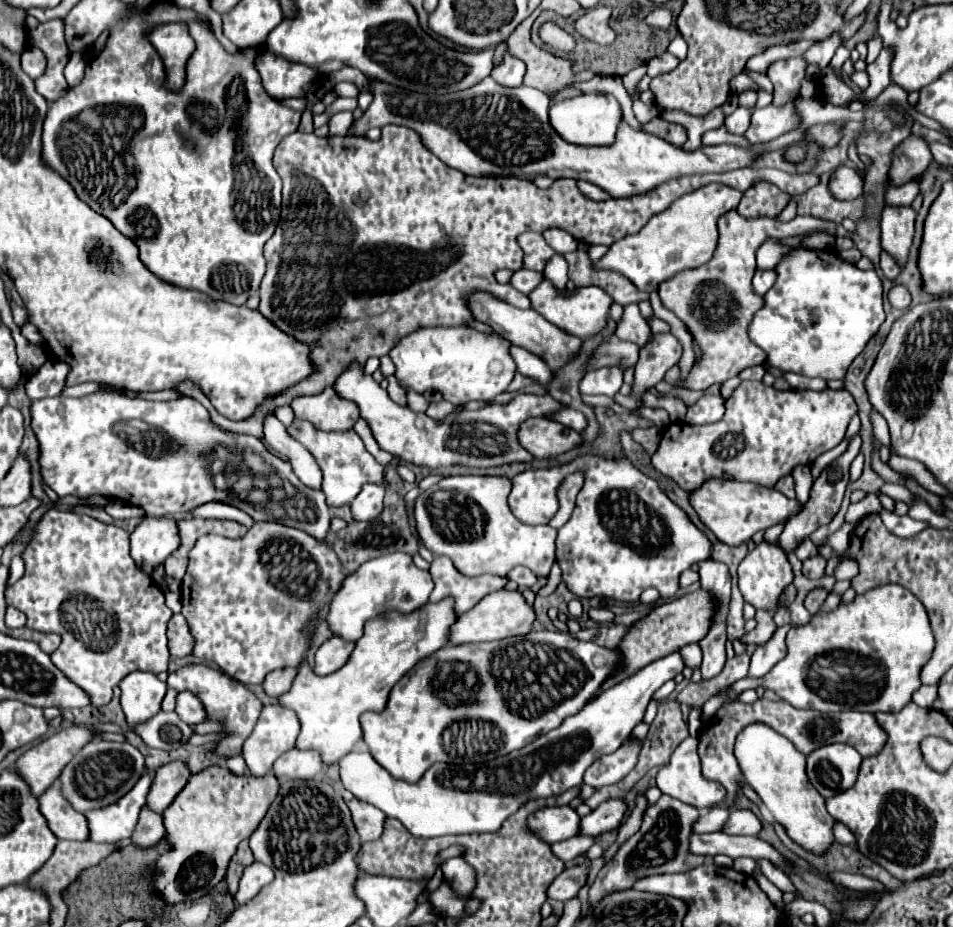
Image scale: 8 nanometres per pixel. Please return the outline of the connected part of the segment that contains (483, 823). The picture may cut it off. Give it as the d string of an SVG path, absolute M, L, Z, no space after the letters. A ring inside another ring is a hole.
M678 652L668 654L642 670L638 670L634 676L618 682L616 686L608 688L602 692L598 698L588 702L580 714L574 714L572 718L566 718L556 730L550 730L548 734L538 736L534 742L528 746L510 752L506 756L482 762L482 764L444 764L436 762L432 764L426 774L416 782L408 784L404 780L394 778L388 770L384 770L368 752L350 752L340 760L340 778L346 790L350 790L356 798L380 808L386 816L398 818L412 836L422 836L422 838L436 838L436 836L446 836L446 834L472 834L472 832L496 832L502 822L514 814L522 804L528 800L536 798L548 798L548 796L558 796L564 790L572 786L580 786L586 768L600 758L602 754L610 754L620 748L624 738L634 730L638 722L642 722L644 712L648 702L652 700L652 694L668 680L672 680L676 674L680 674L684 668L682 658Z

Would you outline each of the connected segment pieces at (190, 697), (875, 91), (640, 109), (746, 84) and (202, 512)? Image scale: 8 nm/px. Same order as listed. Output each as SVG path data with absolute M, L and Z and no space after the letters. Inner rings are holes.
M180 692L176 696L176 714L186 724L206 722L206 712L202 708L202 702L192 692Z
M886 46L886 48L880 52L878 60L872 62L872 64L866 68L866 72L870 74L870 86L862 92L864 98L868 98L868 100L870 100L870 98L876 98L884 88L890 86L890 64L892 64L892 48Z
M637 100L632 106L636 119L641 124L646 124L658 115L658 111L653 104L645 104L641 100Z
M738 74L736 78L732 78L730 88L732 88L732 92L742 92L742 90L746 90L746 88L754 88L754 90L758 90L758 86L756 86L748 76L744 76L744 74Z
M208 502L204 506L198 506L196 510L190 510L192 516L198 516L198 518L222 518L222 520L234 520L234 522L240 522L244 524L246 528L250 528L254 524L252 516L244 514L244 510L236 508L236 506L228 506L224 502Z

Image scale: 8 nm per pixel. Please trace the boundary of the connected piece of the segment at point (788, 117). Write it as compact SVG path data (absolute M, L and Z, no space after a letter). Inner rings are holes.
M786 102L784 106L766 106L766 108L756 108L752 114L752 124L746 130L746 138L756 144L756 142L768 142L774 140L790 130L800 128L800 114L794 106L794 102Z

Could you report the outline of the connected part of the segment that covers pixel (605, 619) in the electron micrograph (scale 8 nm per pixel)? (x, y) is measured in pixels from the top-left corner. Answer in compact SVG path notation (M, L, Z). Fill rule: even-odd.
M606 607L592 608L588 612L589 618L597 623L609 623L614 620L615 615Z

